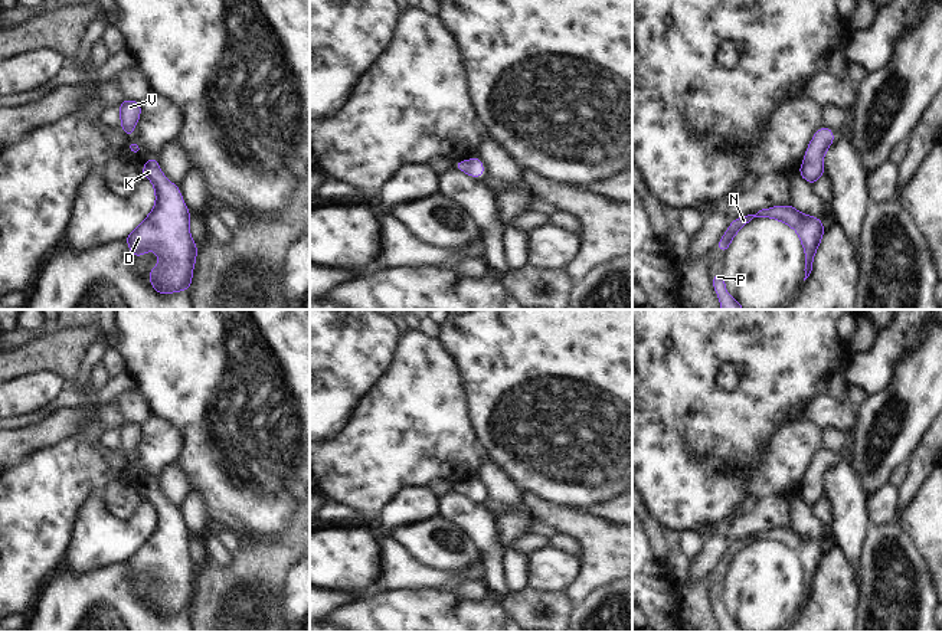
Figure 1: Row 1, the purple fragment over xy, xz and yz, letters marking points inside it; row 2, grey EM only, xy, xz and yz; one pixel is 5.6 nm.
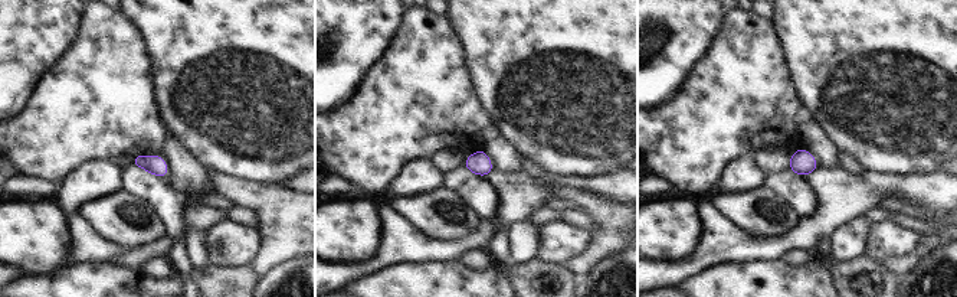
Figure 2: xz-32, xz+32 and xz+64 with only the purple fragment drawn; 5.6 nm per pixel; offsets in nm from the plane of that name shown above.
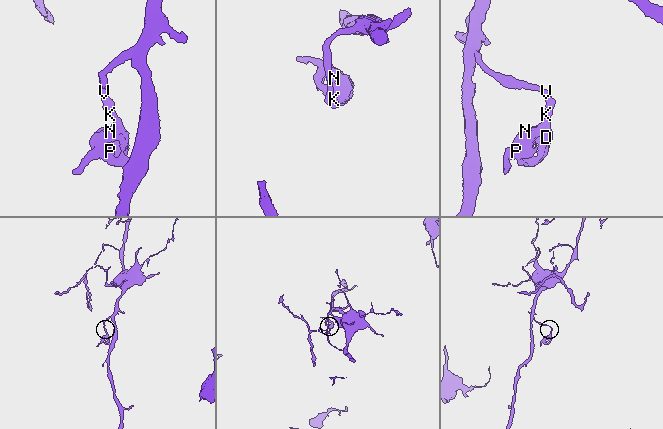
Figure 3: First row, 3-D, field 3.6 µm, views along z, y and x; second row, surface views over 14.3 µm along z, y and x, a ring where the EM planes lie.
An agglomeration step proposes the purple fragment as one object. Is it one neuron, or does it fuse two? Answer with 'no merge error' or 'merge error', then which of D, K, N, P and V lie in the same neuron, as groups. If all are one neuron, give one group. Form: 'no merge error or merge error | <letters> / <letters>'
no merge error | D K N P V

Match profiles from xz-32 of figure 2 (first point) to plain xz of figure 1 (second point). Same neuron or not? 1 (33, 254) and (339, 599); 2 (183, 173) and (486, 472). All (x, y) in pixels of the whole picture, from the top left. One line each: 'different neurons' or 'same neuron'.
1: different neurons
2: same neuron

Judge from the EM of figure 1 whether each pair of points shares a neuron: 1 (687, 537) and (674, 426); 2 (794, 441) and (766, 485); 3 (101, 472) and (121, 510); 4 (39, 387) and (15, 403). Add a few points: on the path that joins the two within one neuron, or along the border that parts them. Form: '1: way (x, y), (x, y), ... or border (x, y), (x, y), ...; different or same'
1: border (680, 534), (694, 530), (703, 539); different
2: way (790, 452), (784, 465), (775, 474); same
3: border (101, 493), (114, 481), (128, 481), (140, 494); different
4: way (33, 392), (20, 398); same

